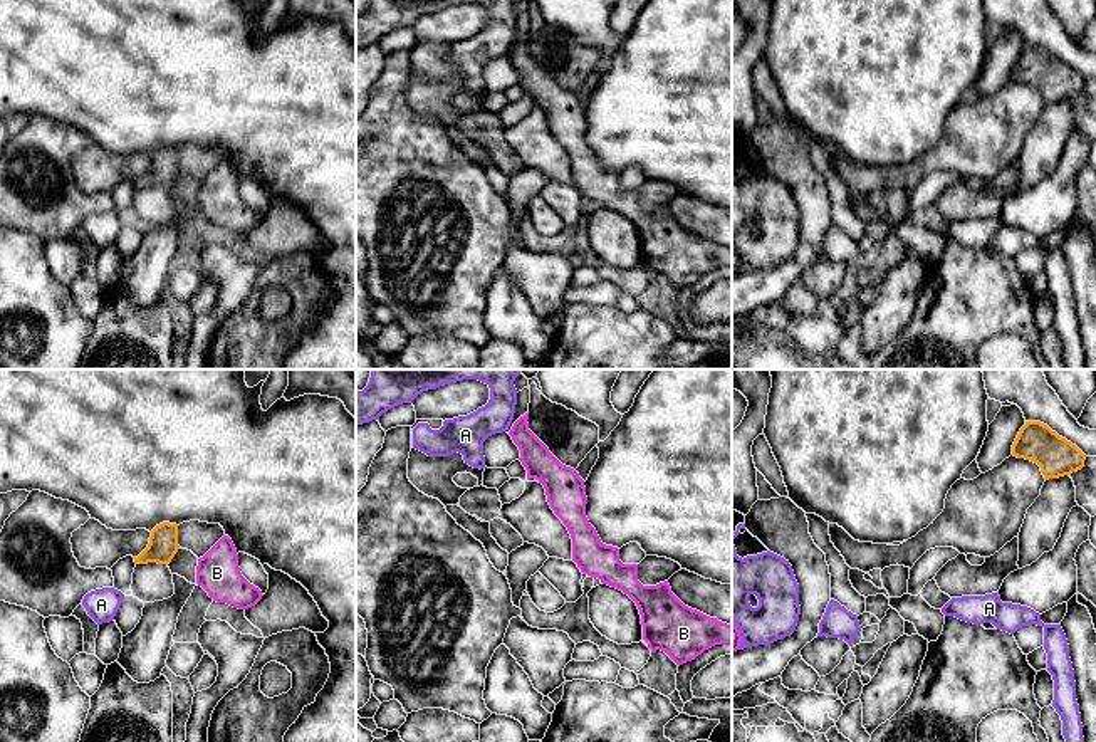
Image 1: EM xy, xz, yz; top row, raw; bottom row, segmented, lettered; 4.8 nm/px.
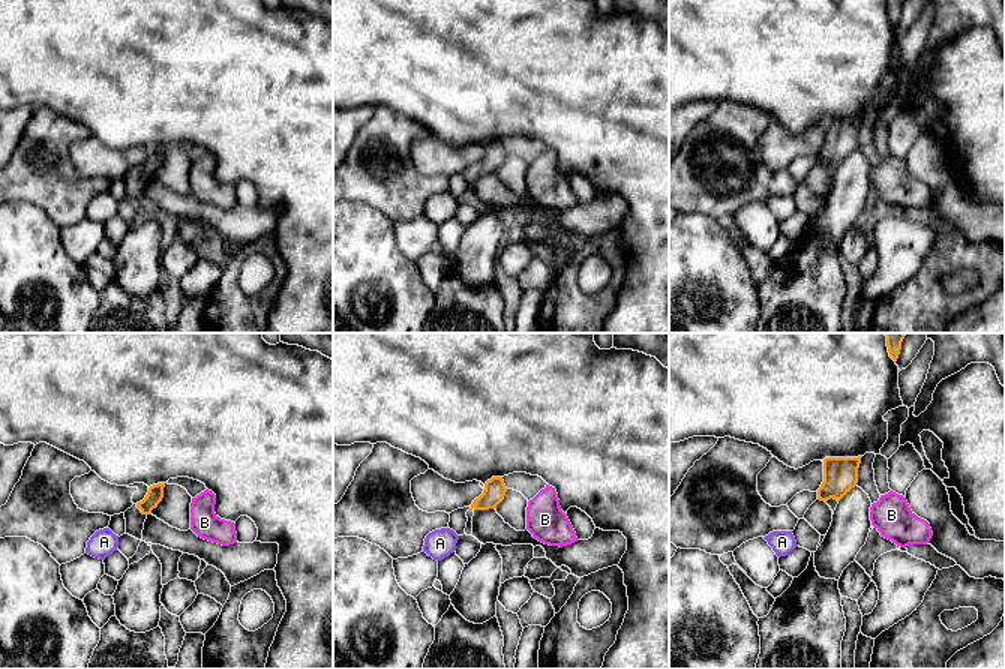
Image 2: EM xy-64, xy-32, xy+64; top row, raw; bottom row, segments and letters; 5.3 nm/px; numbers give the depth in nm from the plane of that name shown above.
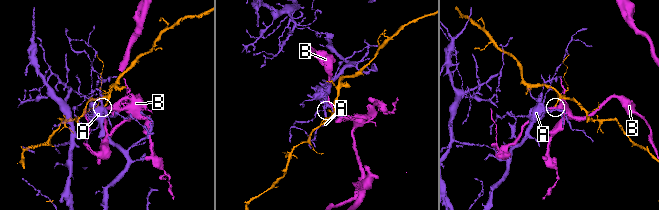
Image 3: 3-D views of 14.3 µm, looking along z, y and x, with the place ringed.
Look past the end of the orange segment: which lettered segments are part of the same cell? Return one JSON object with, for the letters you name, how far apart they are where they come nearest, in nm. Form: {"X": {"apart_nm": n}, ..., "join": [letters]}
{"join": []}

